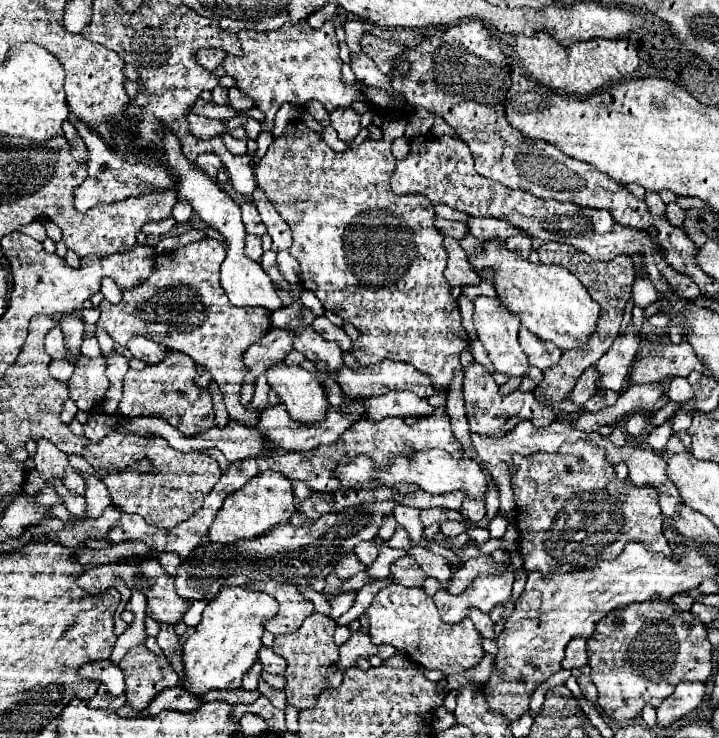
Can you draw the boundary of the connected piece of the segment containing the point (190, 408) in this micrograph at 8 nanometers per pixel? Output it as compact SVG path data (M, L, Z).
M171 352L163 362L145 366L143 370L131 370L123 380L123 398L119 402L119 414L127 418L135 418L141 414L157 414L165 418L171 426L177 426L183 434L201 434L215 426L211 394L207 388L199 388L195 384L195 362L181 352Z

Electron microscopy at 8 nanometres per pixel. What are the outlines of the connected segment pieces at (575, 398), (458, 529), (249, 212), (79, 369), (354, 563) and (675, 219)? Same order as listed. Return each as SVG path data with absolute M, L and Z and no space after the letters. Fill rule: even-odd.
M591 366L589 370L585 370L585 372L581 374L581 378L577 380L573 392L569 394L569 402L573 402L575 406L585 406L585 402L597 392L597 388L595 388L595 378L597 378L595 366Z
M447 520L447 522L441 522L441 524L439 524L439 532L445 534L445 536L457 536L457 534L465 532L468 525L476 527L476 524L473 524L468 520L466 520L465 523L451 522L451 520Z
M243 204L241 206L243 210L243 224L245 224L245 230L249 234L255 234L255 236L263 236L267 232L267 226L263 224L257 208L253 204Z
M85 358L75 362L75 372L67 382L69 396L75 400L79 410L95 410L103 404L109 380L105 376L105 358Z
M353 552L347 554L347 556L345 556L337 566L335 566L335 574L337 574L341 580L347 580L349 576L357 574L359 570L363 570L363 566L361 566L361 562L355 558Z
M671 202L671 204L667 204L665 218L669 220L669 224L673 224L673 226L681 226L681 224L683 224L683 218L685 218L685 212L683 212L675 202Z

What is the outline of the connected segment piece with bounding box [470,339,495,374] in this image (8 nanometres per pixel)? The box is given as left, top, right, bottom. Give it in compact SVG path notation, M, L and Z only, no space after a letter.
M475 339L471 341L470 347L472 349L472 355L473 355L474 360L477 363L480 363L481 365L483 365L490 374L495 372L495 368L492 362L490 361L488 354L485 351L481 341L479 339Z

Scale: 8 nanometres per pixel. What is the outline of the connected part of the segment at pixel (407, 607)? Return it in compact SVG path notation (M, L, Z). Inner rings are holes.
M389 584L385 590L373 598L367 608L369 634L375 644L391 644L405 650L405 654L427 670L439 670L445 676L463 672L475 666L481 656L481 634L465 618L457 624L441 622L433 598L425 594L423 588L407 588L401 584Z

